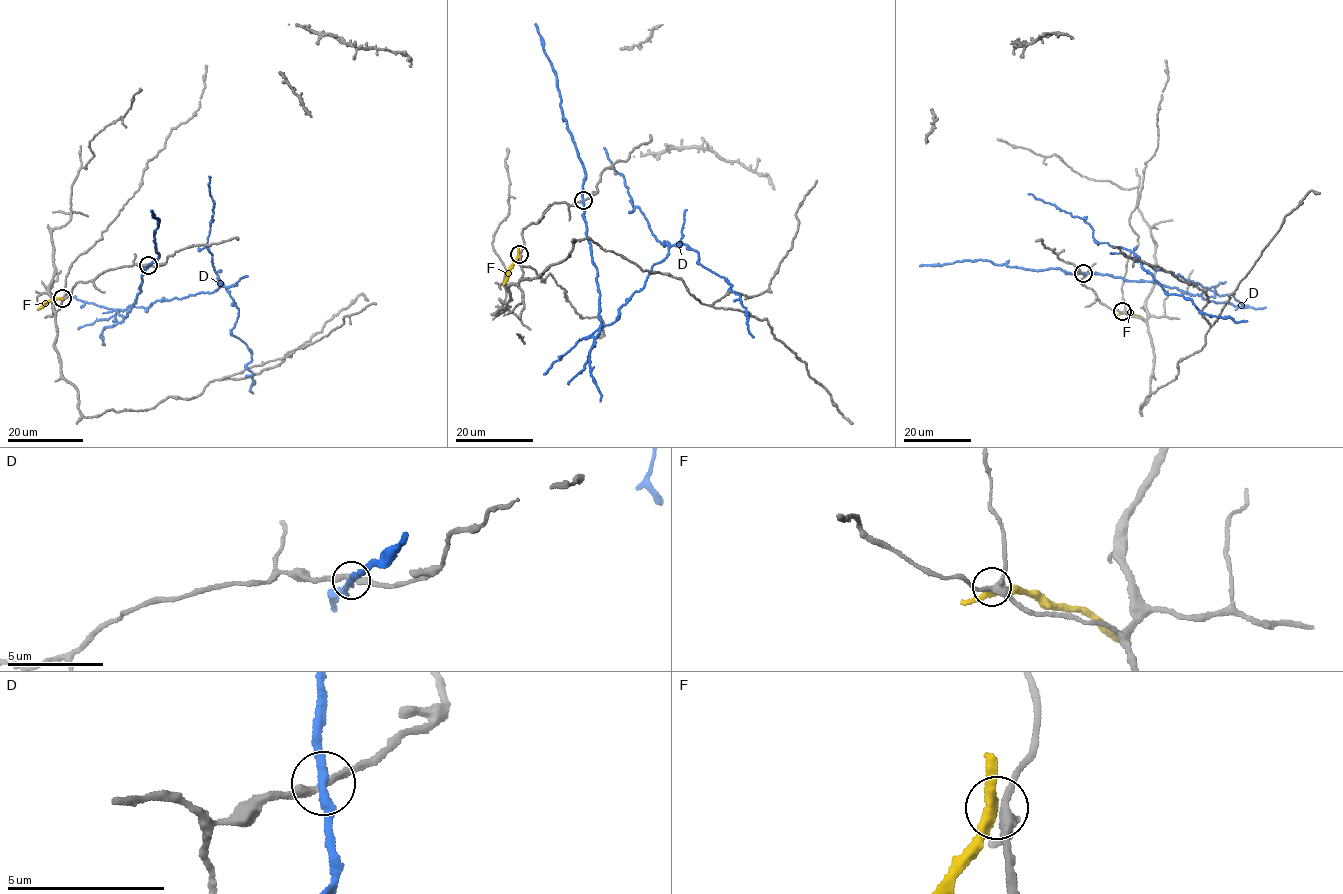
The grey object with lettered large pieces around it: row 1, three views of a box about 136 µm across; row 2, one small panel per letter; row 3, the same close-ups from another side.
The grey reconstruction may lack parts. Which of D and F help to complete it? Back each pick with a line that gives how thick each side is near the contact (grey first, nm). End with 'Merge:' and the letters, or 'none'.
Merge: none

